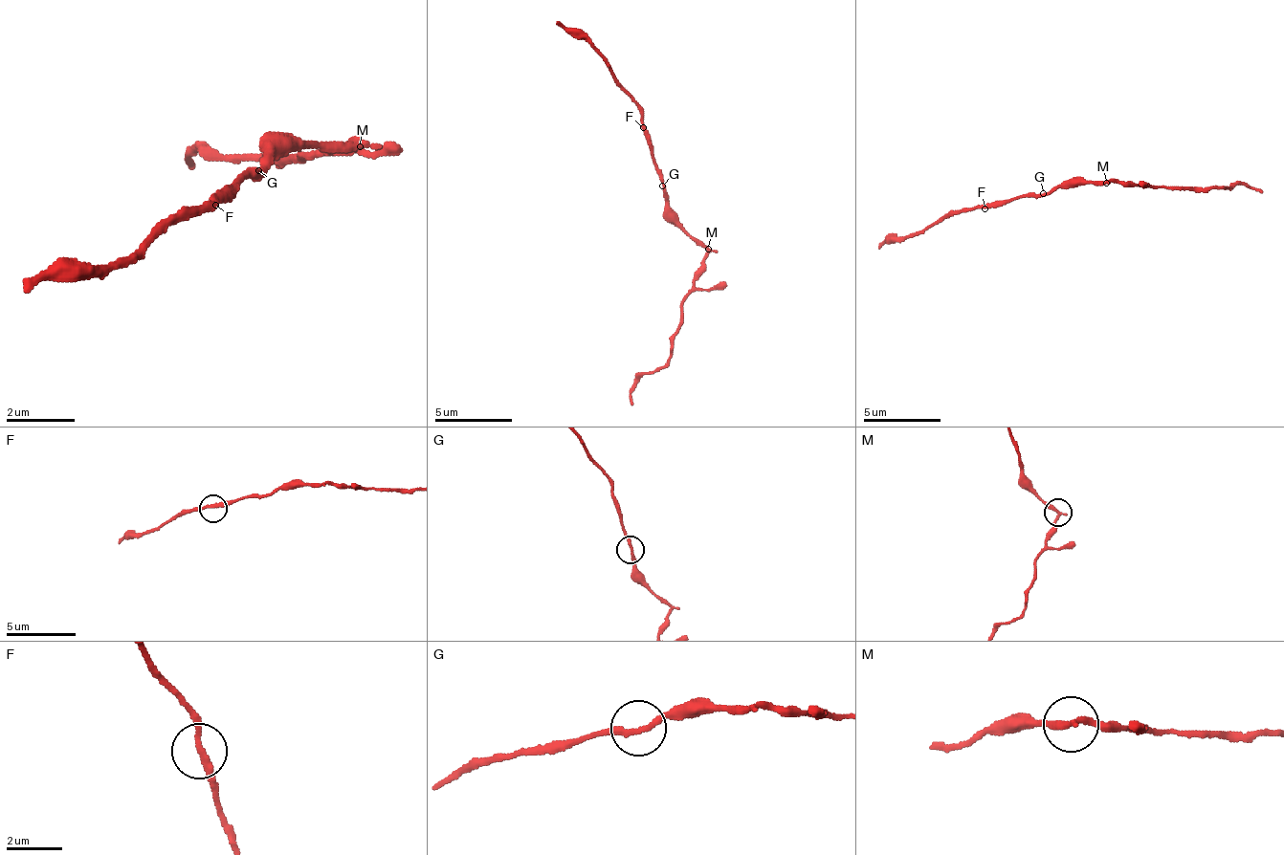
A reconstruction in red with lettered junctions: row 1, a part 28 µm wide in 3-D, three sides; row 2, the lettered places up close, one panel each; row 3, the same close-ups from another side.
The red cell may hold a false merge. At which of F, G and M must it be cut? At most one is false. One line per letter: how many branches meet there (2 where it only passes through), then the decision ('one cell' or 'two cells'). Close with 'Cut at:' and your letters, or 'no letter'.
F: branches 2; one cell
G: branches 2; one cell
M: branches 2; two cells
Cut at: M

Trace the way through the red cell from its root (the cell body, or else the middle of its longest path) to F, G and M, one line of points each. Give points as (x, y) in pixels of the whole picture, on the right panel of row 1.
F: (1062, 186), (1047, 193), (1024, 193), (1008, 201), (992, 201), (985, 208)
G: (1062, 186), (1043, 193)
M: (1062, 186), (1105, 182)

